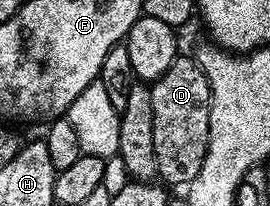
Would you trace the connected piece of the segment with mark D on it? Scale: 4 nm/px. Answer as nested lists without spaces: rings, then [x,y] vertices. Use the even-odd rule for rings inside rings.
[[[179,55],[164,74],[150,82],[149,88],[153,99],[153,155],[157,159],[158,176],[164,177],[162,180],[168,186],[190,186],[191,181],[197,179],[197,171],[201,171],[201,163],[205,163],[205,155],[211,138],[209,135],[209,115],[211,114],[209,79],[194,56]]]

